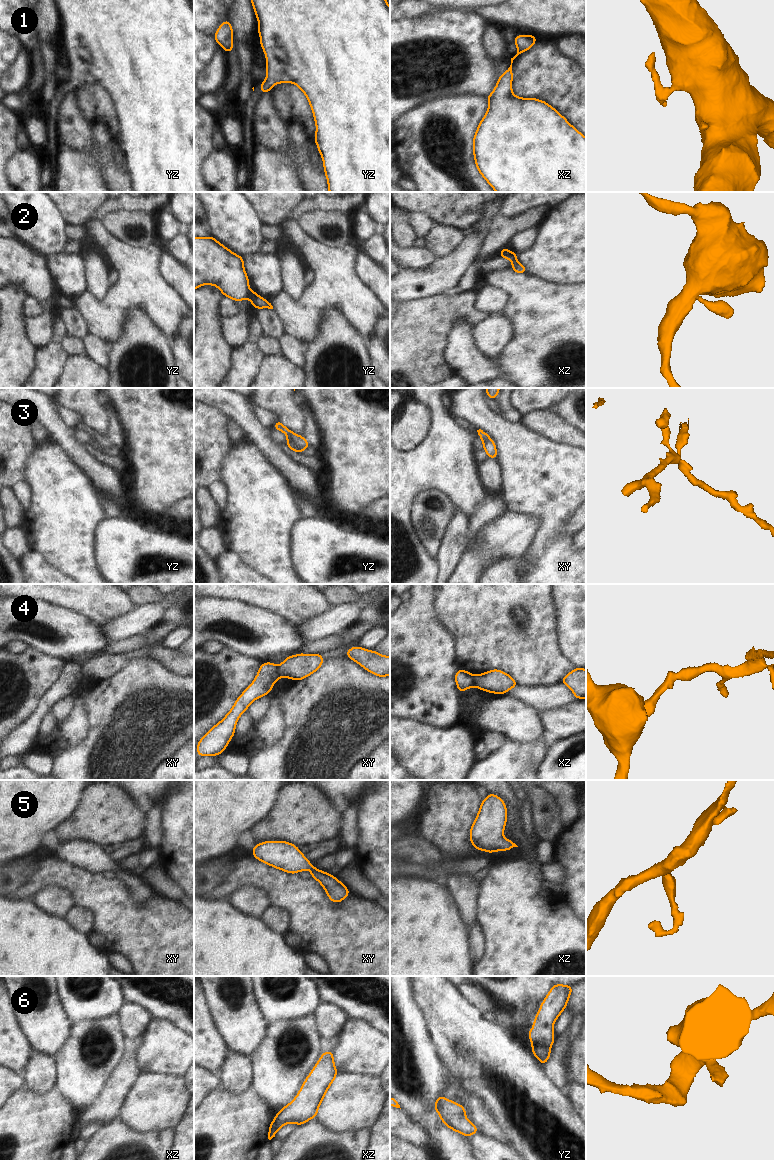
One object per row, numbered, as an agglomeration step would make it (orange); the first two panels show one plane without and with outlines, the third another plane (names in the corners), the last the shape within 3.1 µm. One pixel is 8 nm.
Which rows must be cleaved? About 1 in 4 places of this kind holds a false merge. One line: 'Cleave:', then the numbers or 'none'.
Cleave: 3, 4, 6

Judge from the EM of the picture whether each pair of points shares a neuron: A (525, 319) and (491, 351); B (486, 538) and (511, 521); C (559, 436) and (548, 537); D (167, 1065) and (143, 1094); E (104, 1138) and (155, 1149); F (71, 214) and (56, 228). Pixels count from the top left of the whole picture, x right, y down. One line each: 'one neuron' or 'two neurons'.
A: two neurons
B: one neuron
C: two neurons
D: two neurons
E: one neuron
F: two neurons

